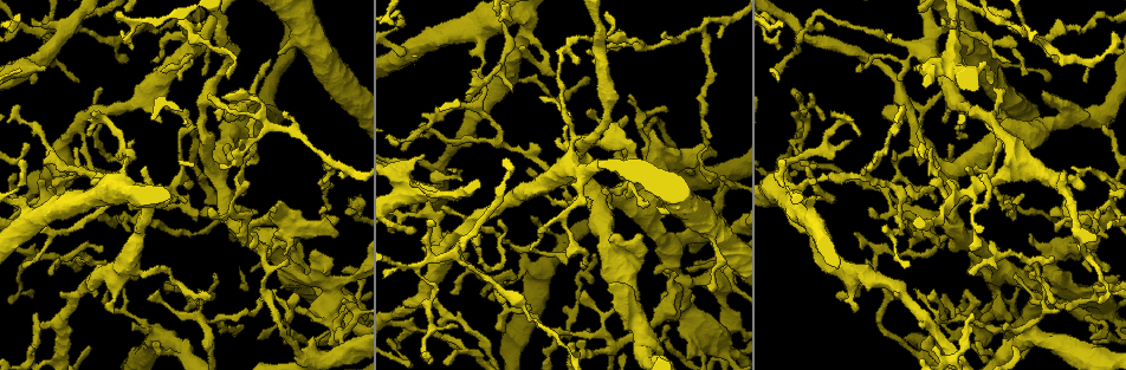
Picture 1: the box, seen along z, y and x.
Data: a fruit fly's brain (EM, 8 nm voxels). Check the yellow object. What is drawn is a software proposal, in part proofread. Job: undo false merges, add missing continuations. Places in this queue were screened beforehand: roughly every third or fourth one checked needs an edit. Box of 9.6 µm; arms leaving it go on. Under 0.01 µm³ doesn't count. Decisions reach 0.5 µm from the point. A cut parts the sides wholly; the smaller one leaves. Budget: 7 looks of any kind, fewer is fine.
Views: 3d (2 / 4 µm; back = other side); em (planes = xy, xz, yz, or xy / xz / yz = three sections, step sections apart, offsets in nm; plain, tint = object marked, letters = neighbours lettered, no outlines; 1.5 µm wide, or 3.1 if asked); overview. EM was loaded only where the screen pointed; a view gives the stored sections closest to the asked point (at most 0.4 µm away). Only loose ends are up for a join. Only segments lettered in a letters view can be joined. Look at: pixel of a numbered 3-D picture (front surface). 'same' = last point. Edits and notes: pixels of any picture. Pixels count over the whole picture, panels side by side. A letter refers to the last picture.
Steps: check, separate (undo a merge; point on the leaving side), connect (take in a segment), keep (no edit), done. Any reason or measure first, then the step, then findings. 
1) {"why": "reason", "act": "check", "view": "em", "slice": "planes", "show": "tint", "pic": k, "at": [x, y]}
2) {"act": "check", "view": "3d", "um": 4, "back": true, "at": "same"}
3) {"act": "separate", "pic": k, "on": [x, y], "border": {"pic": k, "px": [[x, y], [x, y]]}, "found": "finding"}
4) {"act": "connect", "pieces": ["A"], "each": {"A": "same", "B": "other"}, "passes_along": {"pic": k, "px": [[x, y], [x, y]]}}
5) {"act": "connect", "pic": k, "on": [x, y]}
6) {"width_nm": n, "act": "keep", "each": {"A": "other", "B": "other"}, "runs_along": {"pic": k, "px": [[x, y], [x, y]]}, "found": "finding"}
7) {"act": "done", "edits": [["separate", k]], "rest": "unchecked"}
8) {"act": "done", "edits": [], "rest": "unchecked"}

{"why": "branch stops here", "act": "check", "view": "em", "slice": "planes", "show": "letters", "pic": 1, "at": [584, 264]}

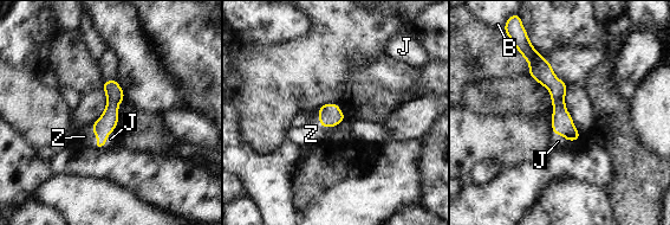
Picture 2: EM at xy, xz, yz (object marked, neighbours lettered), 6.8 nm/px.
{"act": "connect", "pieces": ["J", "Z"], "each": {"B": "other", "J": "same", "Z": "same"}, "found": "the neuron continues"}

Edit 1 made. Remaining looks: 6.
{"act": "check", "view": "overview"}

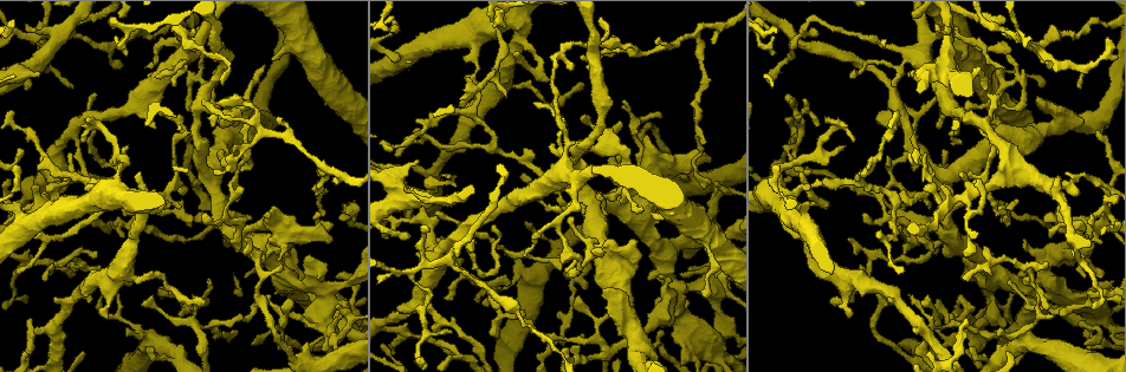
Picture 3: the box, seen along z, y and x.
{"why": "two arms at a narrow angle", "act": "check", "view": "3d", "um": 4, "pic": 3, "at": [12, 216]}

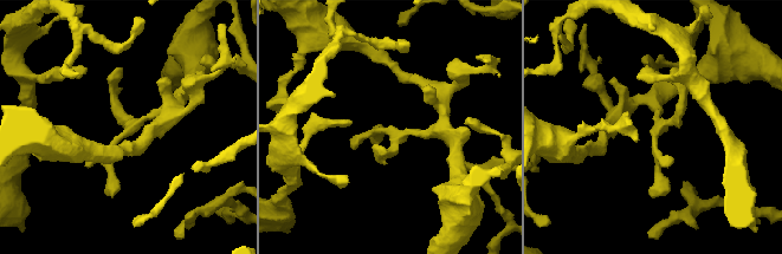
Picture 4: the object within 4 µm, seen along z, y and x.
{"act": "check", "view": "em", "slice": "planes", "show": "letters", "pic": 4, "at": [131, 124]}

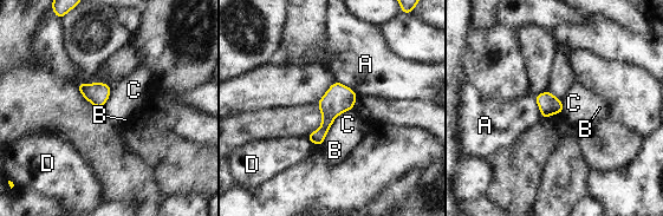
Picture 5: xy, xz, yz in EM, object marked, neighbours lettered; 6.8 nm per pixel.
{"longest_contact_nm": ["C", 280], "act": "keep", "each": {"A": "other", "B": "other", "C": "other", "D": "other"}, "border": {"pic": 5, "px": [[351, 109], [335, 118], [324, 138]]}, "found": "all the same neuron"}

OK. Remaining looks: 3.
{"why": "a narrow waist", "act": "check", "view": "3d", "um": 4, "pic": 3, "at": [556, 341]}

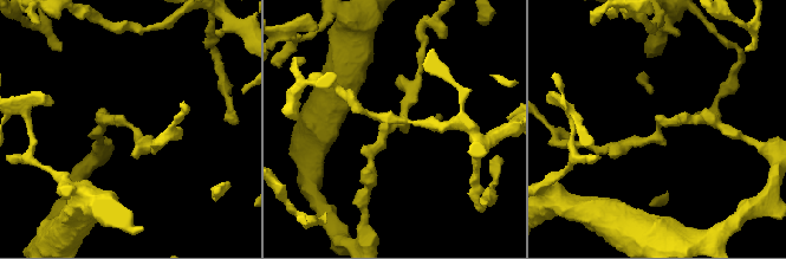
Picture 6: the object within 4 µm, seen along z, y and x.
{"arm_widths_nm": [180, 190], "act": "check", "view": "em", "slice": "planes", "show": "letters", "pic": 6, "at": [136, 130]}

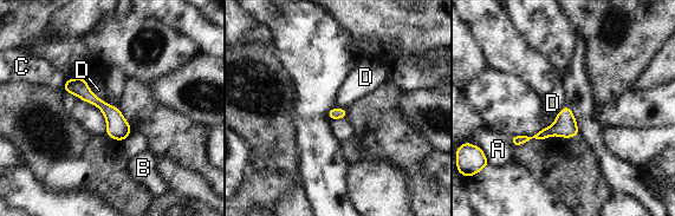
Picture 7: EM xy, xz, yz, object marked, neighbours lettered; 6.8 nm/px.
{"longest_contact_nm": ["D", 160], "act": "keep", "each": {"A": "other", "B": "other", "C": "other", "D": "other"}, "border": {"pic": 7, "px": [[89, 87], [104, 103]]}, "found": "one neuron here"}

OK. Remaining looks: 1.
{"act": "done", "edits": [["connect", 2]], "rest": "unchecked"}

